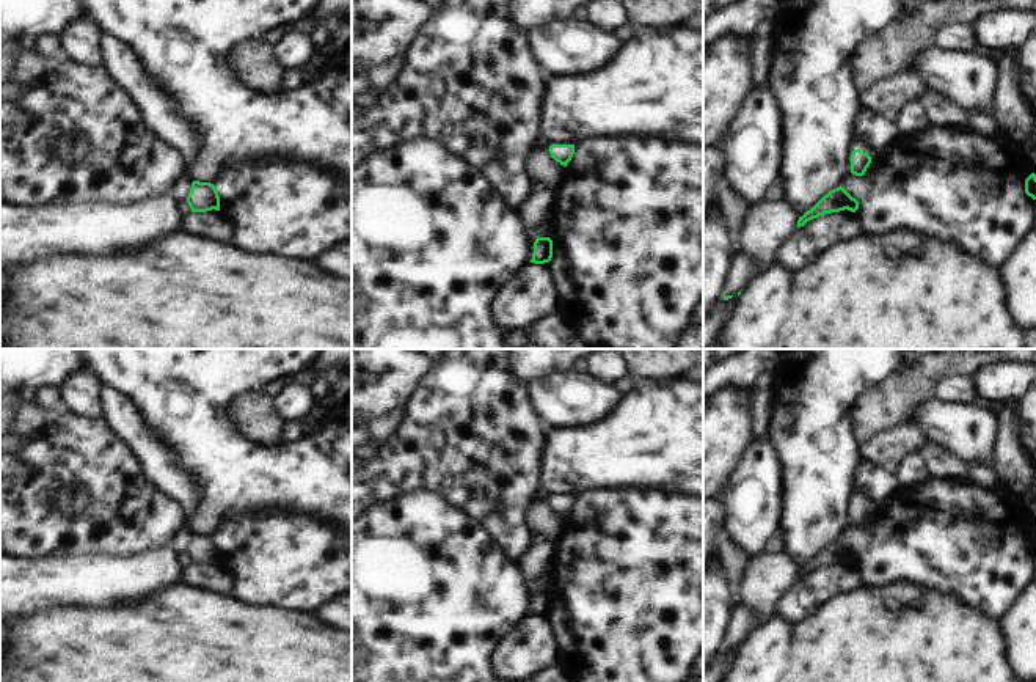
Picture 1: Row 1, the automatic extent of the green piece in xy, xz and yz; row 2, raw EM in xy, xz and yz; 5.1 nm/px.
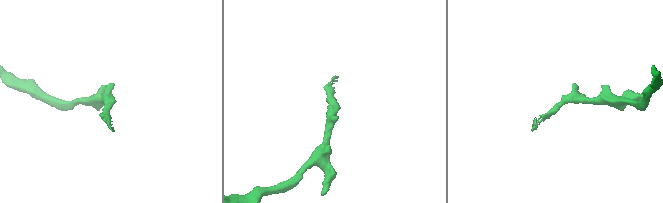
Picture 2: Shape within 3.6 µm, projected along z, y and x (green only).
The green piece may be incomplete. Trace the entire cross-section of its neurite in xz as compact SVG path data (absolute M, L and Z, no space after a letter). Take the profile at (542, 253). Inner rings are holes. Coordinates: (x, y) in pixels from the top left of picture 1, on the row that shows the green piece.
M538 237L534 242L534 253L531 262L545 264L553 258L553 240L549 237Z

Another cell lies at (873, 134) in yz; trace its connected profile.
M859 102L851 140L871 159L887 154L901 138L901 124L895 124Z

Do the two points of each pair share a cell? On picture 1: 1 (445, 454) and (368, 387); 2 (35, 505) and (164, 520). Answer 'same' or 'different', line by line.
1: different
2: same

